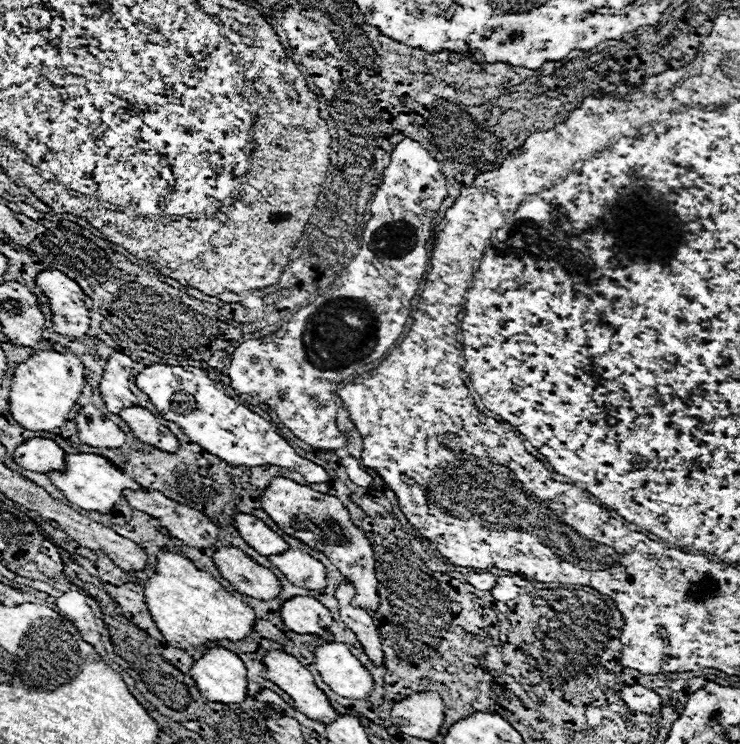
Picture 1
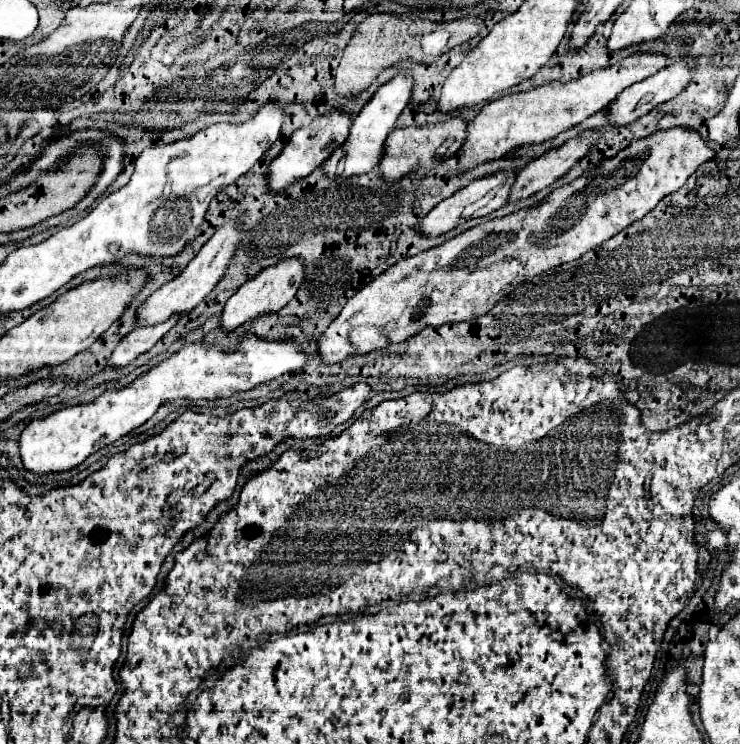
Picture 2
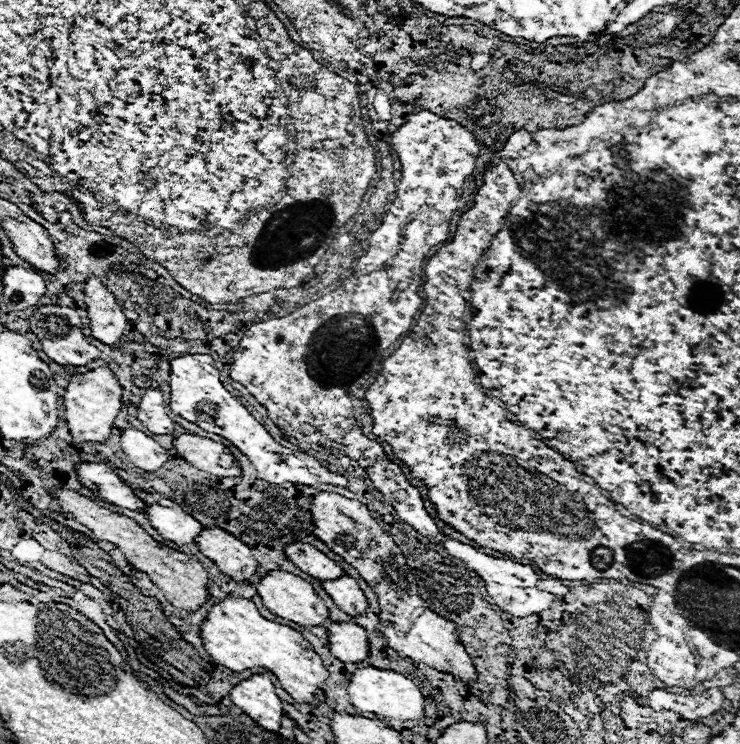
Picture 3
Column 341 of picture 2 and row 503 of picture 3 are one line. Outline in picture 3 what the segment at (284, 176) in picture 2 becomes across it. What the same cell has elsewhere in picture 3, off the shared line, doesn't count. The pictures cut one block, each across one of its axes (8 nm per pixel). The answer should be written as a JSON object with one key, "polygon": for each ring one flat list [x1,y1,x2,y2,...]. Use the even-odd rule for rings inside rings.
{"polygon":[[84,462,84,464,78,466,78,476,84,482,84,486,90,488,102,500,106,500,114,506,120,506,120,508,140,512,140,514,146,512,146,504,136,496,136,490,132,490,106,464]]}

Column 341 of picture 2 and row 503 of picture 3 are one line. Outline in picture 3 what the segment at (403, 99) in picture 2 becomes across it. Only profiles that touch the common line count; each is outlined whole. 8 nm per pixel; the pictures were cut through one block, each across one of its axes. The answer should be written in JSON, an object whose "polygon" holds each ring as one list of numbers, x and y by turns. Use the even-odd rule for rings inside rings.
{"polygon":[[138,492,138,496,146,502,148,512,146,516,150,518,152,526,166,538,176,542,178,546,192,544,196,536,202,532,202,524,188,516,176,502,162,494,146,494]]}

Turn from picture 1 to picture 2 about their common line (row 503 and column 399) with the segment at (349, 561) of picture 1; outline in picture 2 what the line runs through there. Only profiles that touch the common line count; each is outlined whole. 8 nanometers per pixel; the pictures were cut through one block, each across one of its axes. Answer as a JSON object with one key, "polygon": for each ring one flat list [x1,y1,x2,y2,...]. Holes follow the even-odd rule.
{"polygon":[[674,126,668,130,656,130,646,138,632,140,622,152,612,158,604,158,598,166,584,172,574,182,552,190,546,202,540,202,530,208,522,208,514,214,482,222,462,234,434,246,416,256,396,262,388,272,376,276,372,284,364,286,356,296,352,296,342,308,340,316,328,326,324,336,318,340,318,350,324,356,324,362,340,362,350,354,364,354,372,350,386,350,394,342,402,342,414,336,424,326,440,326,446,322,462,322,484,316,492,310,498,298,510,294,516,286,526,280,532,280,540,272,546,272,558,264,572,262,584,252,600,246,610,236,618,234,634,220,648,214,664,196,676,192,696,168,712,160,716,152,706,146,698,130,686,126]]}

